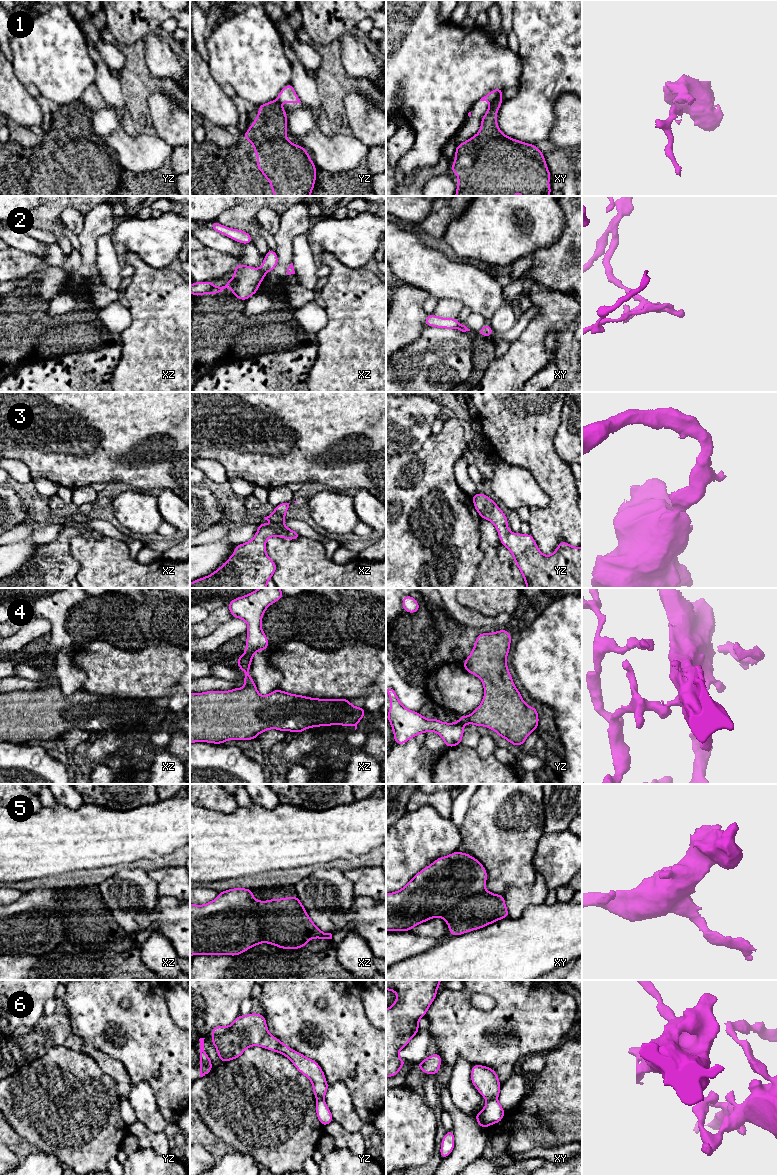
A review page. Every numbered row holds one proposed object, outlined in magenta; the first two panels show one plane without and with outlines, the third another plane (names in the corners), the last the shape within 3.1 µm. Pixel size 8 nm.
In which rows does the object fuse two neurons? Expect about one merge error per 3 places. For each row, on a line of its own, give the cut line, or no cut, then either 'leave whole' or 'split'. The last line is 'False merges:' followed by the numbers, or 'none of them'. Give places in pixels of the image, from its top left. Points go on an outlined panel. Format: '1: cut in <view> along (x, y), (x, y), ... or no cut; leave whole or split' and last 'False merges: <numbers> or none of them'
1: cut in xy along (500, 95), (491, 103); split
2: cut in xz along (260, 269), (266, 272); split
3: no cut; leave whole
4: cut in xz along (243, 657), (250, 663); split
5: cut in xy along (484, 889), (467, 896), (440, 916); split
6: cut in xy along (496, 1098), (487, 1101); split
False merges: 1, 2, 4, 5, 6

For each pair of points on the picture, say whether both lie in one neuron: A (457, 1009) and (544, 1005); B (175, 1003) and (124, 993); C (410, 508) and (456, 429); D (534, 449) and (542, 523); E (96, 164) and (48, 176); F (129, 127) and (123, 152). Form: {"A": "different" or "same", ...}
{"A": "same", "B": "different", "C": "same", "D": "same", "E": "same", "F": "different"}

